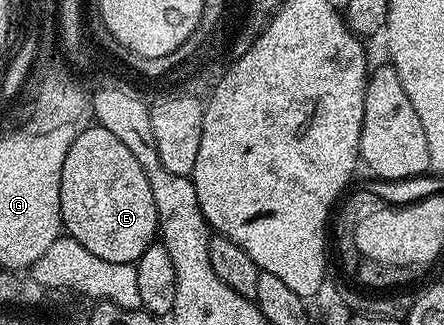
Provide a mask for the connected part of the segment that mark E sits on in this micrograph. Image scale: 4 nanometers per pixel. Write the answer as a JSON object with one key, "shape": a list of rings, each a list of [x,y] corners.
{"shape":[[[88,126],[77,133],[76,140],[69,146],[69,154],[65,154],[65,166],[61,166],[59,213],[66,235],[81,242],[89,254],[105,258],[105,262],[135,264],[141,254],[145,254],[145,250],[149,250],[149,246],[157,240],[159,215],[153,202],[149,178],[145,178],[141,162],[133,158],[133,150],[129,150],[129,146],[125,146],[117,134],[98,126]]]}

